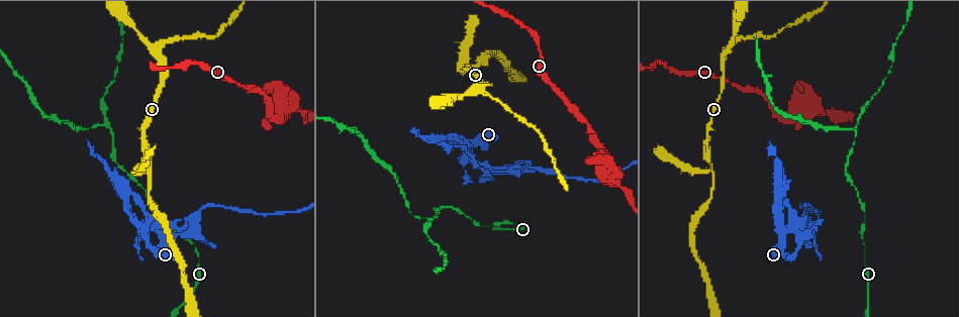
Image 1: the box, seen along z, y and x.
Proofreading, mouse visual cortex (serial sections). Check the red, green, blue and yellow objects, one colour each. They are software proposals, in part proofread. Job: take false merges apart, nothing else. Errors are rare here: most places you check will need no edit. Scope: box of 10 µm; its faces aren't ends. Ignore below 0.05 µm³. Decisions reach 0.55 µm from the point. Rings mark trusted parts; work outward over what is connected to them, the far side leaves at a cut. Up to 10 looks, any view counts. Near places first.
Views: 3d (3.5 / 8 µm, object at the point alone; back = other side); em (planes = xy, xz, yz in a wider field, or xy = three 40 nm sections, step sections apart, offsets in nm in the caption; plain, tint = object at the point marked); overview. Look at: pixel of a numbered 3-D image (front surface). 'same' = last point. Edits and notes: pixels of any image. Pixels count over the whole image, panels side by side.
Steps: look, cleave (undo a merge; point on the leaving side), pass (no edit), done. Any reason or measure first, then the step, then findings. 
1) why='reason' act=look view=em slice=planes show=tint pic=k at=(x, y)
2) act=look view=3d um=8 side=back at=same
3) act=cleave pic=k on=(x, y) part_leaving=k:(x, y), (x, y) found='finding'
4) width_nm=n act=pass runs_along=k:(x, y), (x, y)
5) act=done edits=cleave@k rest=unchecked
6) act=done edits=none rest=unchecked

why='side arm on a straight run' act=look view=em slice=xy step=3 show=tint pic=1 at=(710, 162)

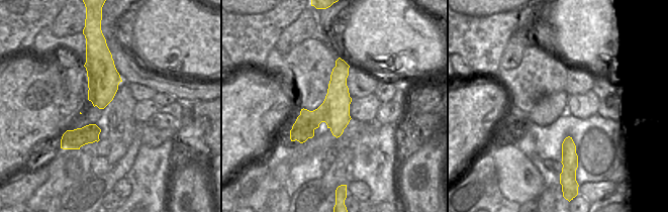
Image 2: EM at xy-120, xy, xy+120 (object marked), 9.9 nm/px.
why='see where the arms go' act=look view=3d um=3.5 side=back at=same

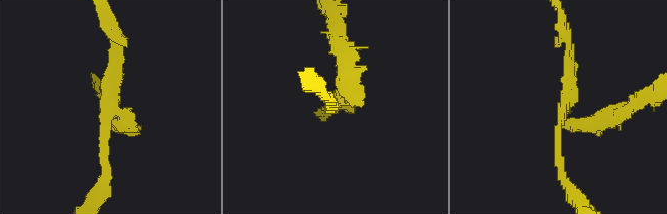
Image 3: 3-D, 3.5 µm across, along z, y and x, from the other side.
width_nm=300 act=pass runs_along=2:(341, 62), (338, 96), (292, 136) found='one cell here'

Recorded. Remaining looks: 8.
why='three-way junction' act=look view=3d um=3.5 pic=1 at=(157, 48)

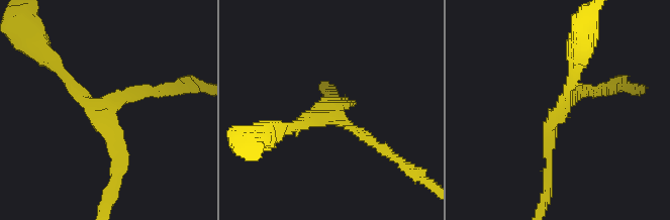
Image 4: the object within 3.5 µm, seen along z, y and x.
why='need the tissue' act=look view=em slice=planes show=tint pic=4 at=(106, 109)

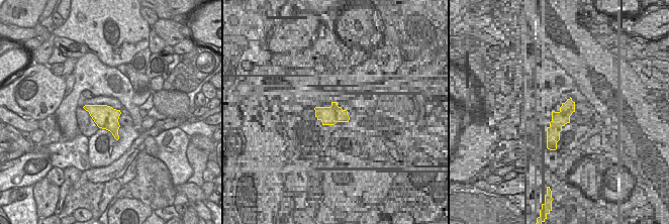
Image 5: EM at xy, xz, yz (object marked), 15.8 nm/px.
arms=3 act=pass runs_along=4:(114, 177), (105, 111), (56, 65) found='all the same cell'

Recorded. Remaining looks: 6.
why='branch point' act=look view=3d um=3.5 side=back pic=1 at=(282, 112)

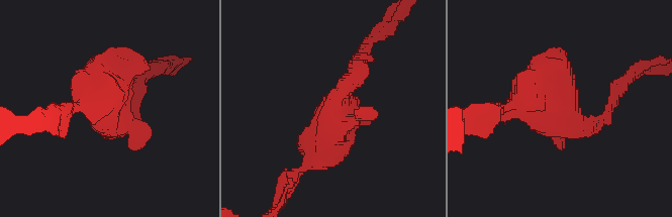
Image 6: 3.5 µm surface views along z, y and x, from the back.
act=look view=em slice=xy step=3 show=tint pic=6 at=(334, 108)

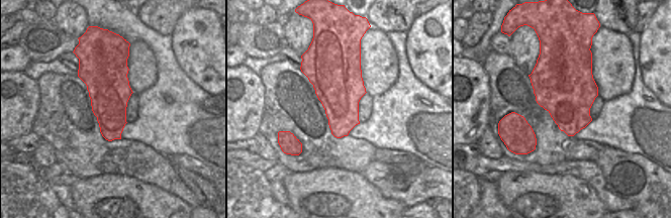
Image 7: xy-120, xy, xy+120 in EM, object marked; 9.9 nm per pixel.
act=pass runs_along=6:(357, 71), (328, 145), (292, 177) found='all the same cell'

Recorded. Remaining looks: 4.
why='arms part here' act=look view=3d um=3.5 pic=1 at=(431, 220)

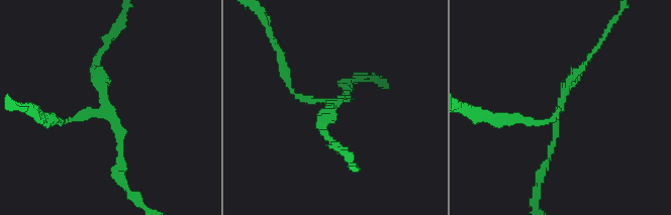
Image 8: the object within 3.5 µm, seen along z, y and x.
arms=3 arm_widths_nm=100,150,200 act=cleave pic=8 on=(288, 84) part_leaving=8:(323, 101), (292, 91), (271, 39) found='a second cell is stuck on'

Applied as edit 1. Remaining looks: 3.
act=done edits=cleave@8 rest=unchecked

